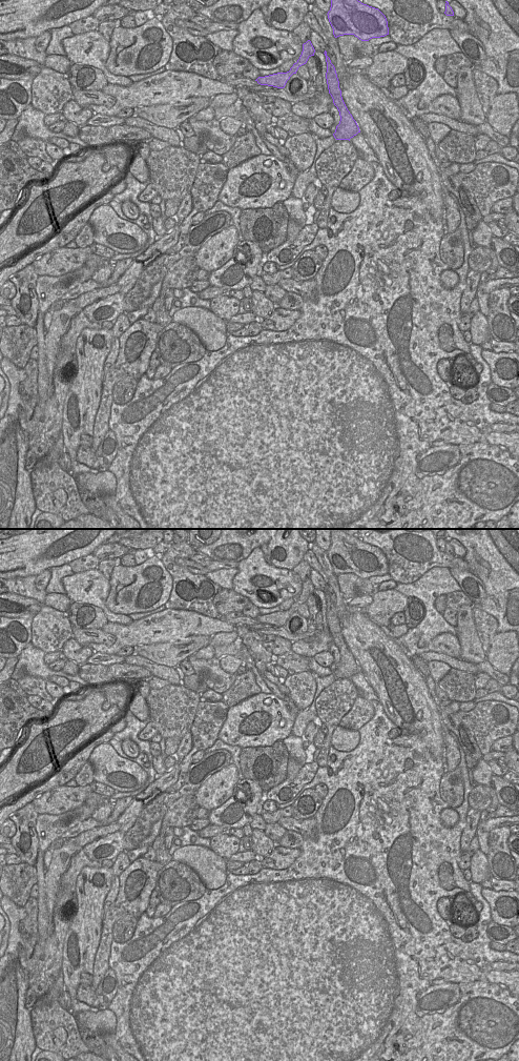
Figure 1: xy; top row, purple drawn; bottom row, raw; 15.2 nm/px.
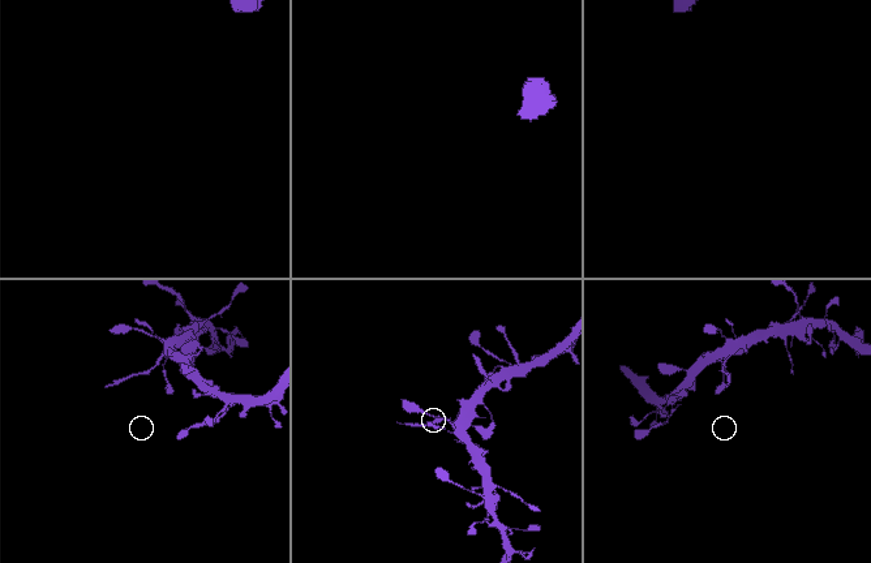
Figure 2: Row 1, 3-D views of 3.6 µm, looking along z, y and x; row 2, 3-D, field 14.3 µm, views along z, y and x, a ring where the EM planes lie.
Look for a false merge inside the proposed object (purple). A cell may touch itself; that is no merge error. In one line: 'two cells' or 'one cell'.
one cell

